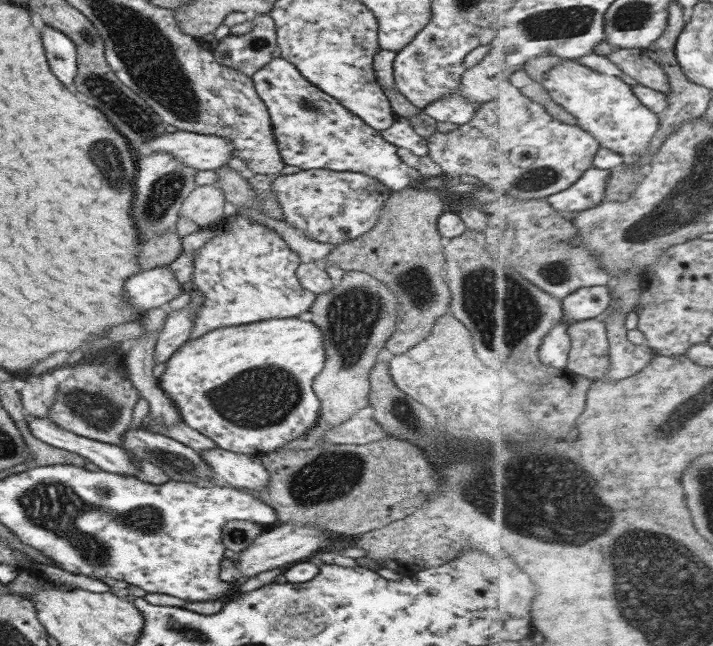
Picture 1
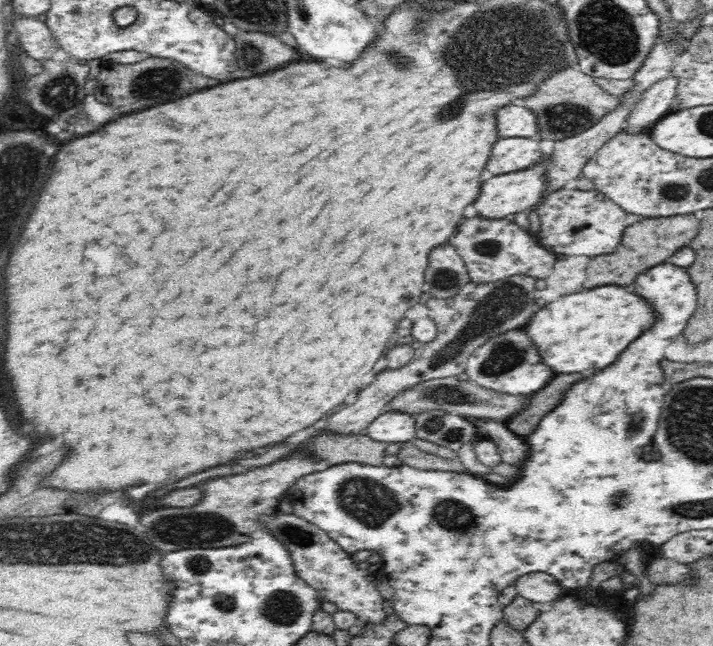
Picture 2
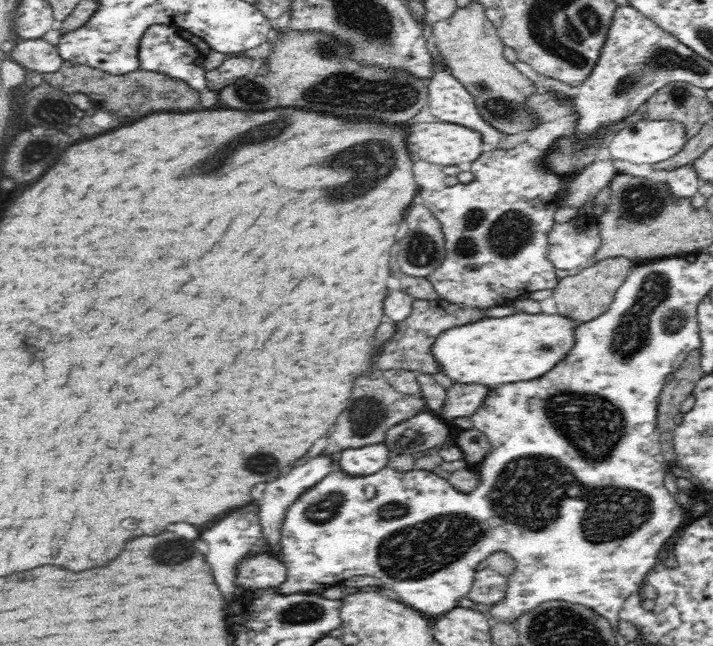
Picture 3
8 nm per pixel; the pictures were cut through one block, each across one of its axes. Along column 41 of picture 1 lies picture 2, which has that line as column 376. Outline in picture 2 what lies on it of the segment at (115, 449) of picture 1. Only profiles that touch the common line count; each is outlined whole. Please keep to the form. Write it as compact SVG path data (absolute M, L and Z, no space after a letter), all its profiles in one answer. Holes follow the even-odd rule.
M387 410L373 420L364 430L376 441L387 444L411 441L416 437L415 415L400 410Z

